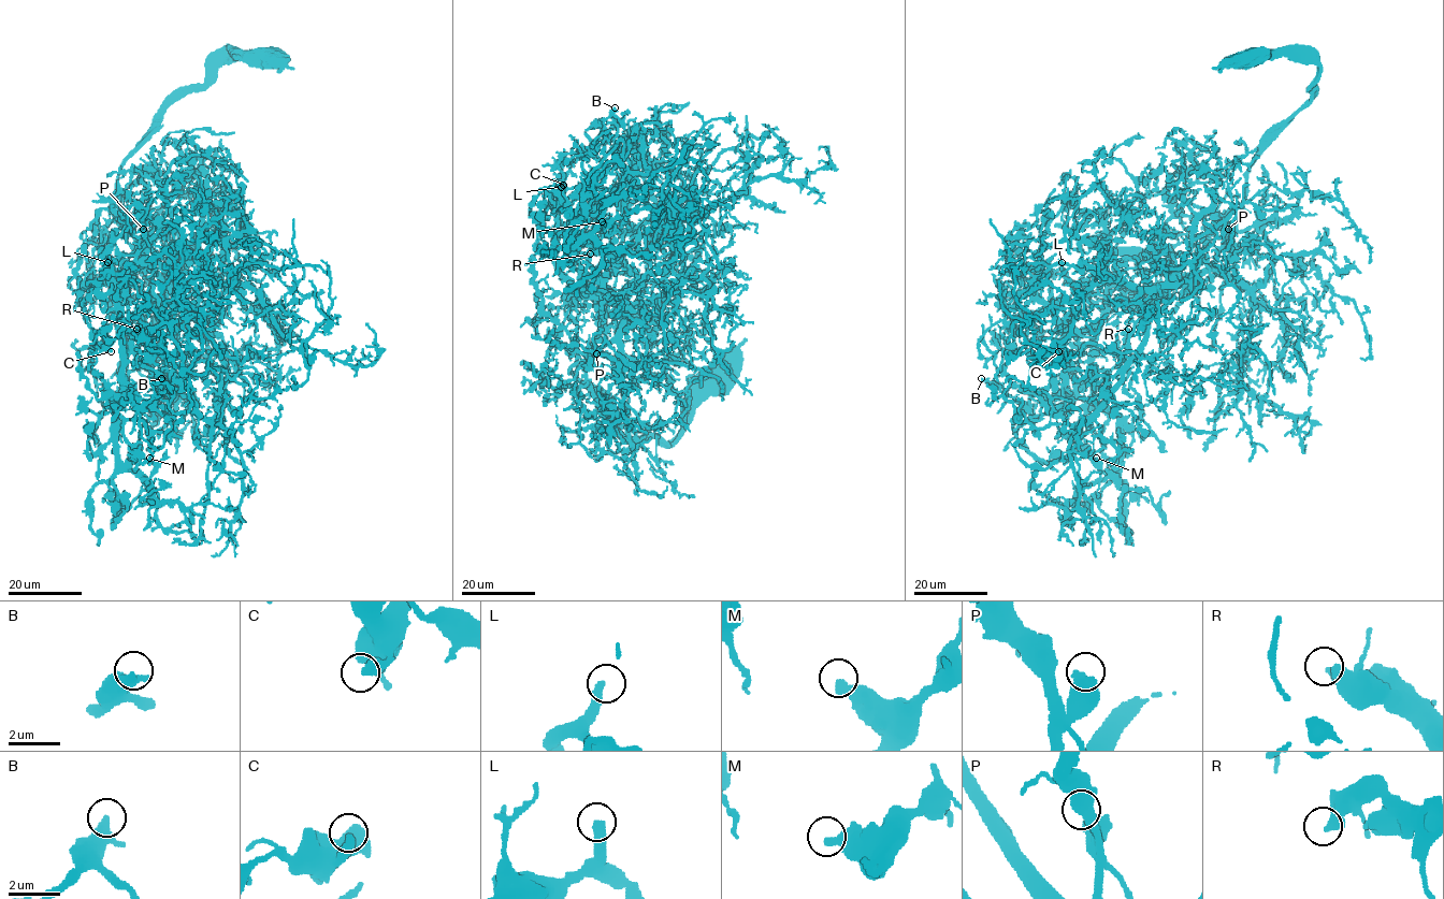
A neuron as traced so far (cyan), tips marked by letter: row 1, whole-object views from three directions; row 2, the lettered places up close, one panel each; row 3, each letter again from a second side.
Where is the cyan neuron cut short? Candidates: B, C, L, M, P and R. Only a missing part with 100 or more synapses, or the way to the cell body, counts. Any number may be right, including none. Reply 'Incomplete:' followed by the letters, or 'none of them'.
Incomplete: L

